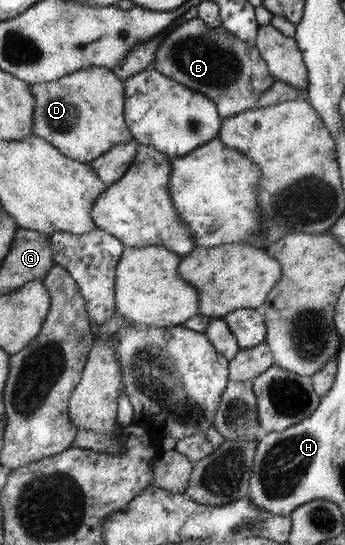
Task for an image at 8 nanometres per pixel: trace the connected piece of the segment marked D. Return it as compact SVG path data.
M94 66L78 70L73 74L62 77L53 83L33 85L33 96L36 98L36 116L33 123L33 135L48 141L71 160L90 164L101 155L105 155L112 148L130 143L133 134L125 120L125 91L122 82L113 71Z

